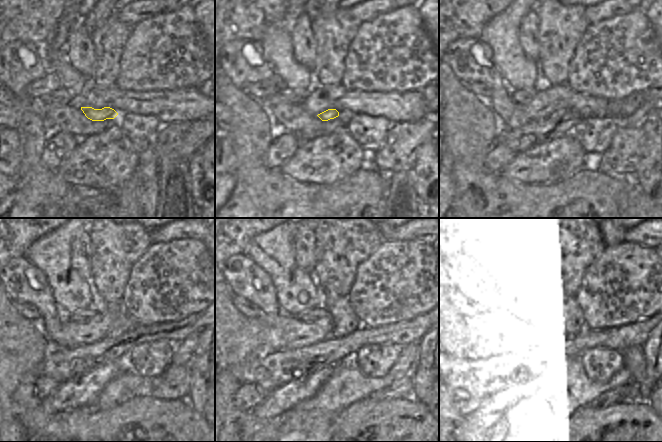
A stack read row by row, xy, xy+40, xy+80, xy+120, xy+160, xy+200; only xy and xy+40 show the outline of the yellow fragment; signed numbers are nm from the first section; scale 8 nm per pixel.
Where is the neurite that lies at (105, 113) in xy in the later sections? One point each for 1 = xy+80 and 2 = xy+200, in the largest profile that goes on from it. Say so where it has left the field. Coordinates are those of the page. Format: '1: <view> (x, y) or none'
1: xy+80 (556, 114)
2: xy+200 (572, 317)

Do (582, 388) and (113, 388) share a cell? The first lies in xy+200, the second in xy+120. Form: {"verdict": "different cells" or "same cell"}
{"verdict": "same cell"}

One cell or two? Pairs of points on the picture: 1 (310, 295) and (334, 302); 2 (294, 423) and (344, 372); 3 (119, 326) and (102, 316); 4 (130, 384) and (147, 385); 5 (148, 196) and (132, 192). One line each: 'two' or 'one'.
1: two
2: one
3: two
4: one
5: two

